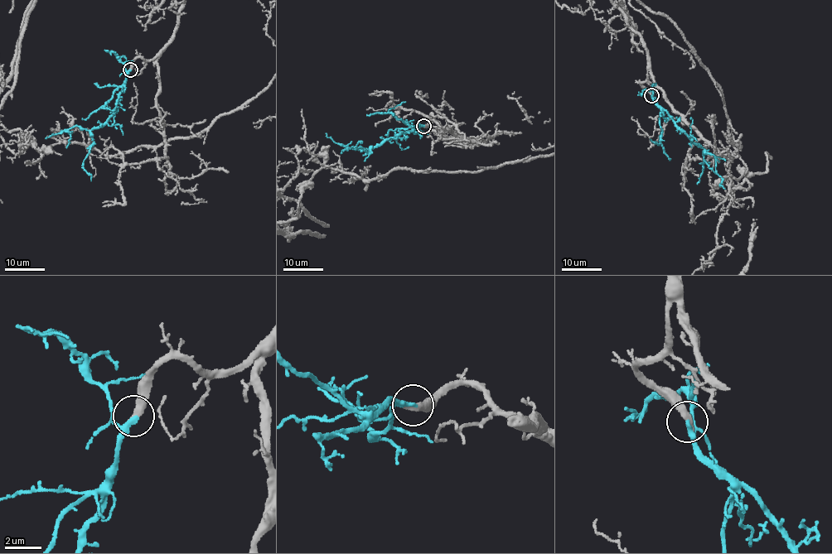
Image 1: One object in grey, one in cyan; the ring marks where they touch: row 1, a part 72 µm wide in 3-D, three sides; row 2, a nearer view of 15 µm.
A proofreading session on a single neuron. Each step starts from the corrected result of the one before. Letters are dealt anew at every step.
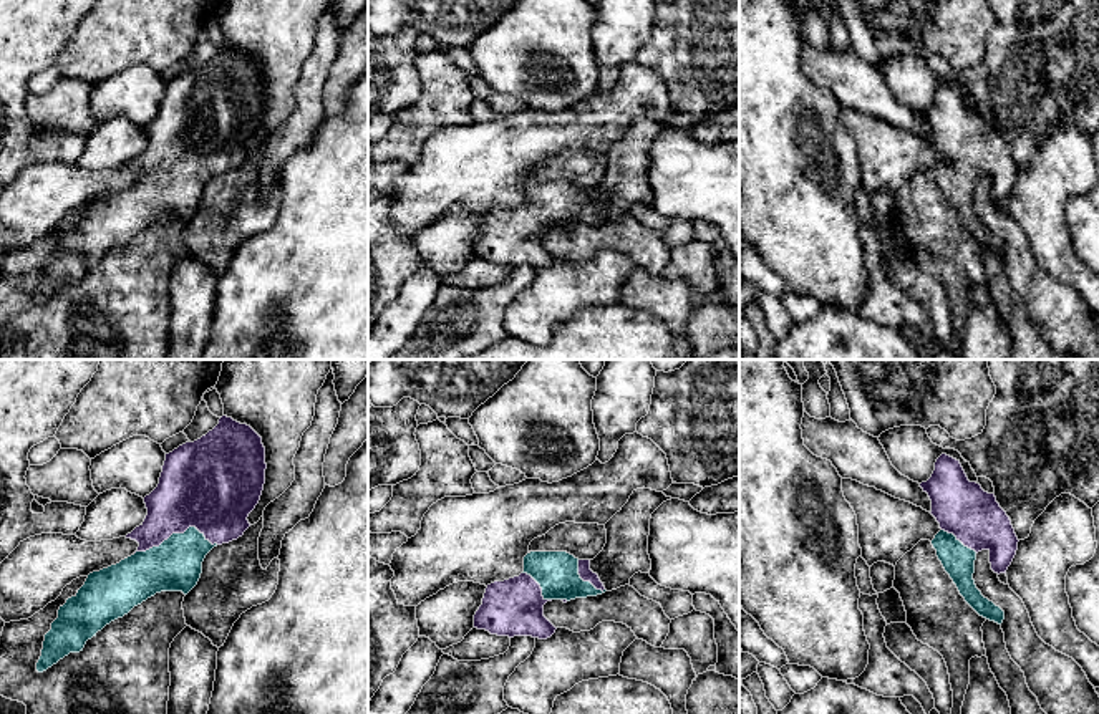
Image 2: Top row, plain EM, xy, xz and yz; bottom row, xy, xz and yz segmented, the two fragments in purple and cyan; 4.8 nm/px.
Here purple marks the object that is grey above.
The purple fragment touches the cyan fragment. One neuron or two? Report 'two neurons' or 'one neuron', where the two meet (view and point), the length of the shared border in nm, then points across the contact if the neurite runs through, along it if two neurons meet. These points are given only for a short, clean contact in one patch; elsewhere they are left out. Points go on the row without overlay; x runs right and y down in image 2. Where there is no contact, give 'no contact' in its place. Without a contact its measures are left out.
one neuron; contact xy (176, 161); length 420 nm

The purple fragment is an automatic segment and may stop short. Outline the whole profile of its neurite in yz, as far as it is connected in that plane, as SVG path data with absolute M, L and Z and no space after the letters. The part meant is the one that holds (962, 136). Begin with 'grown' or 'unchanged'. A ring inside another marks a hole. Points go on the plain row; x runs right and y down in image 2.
grown | M942 83L935 99L920 116L932 129L932 144L940 161L932 169L945 200L965 230L983 247L998 253L1005 240L976 217L973 202L976 182L990 181L995 202L1006 202L1016 179L1018 166L1009 146L980 113L970 111L960 89Z

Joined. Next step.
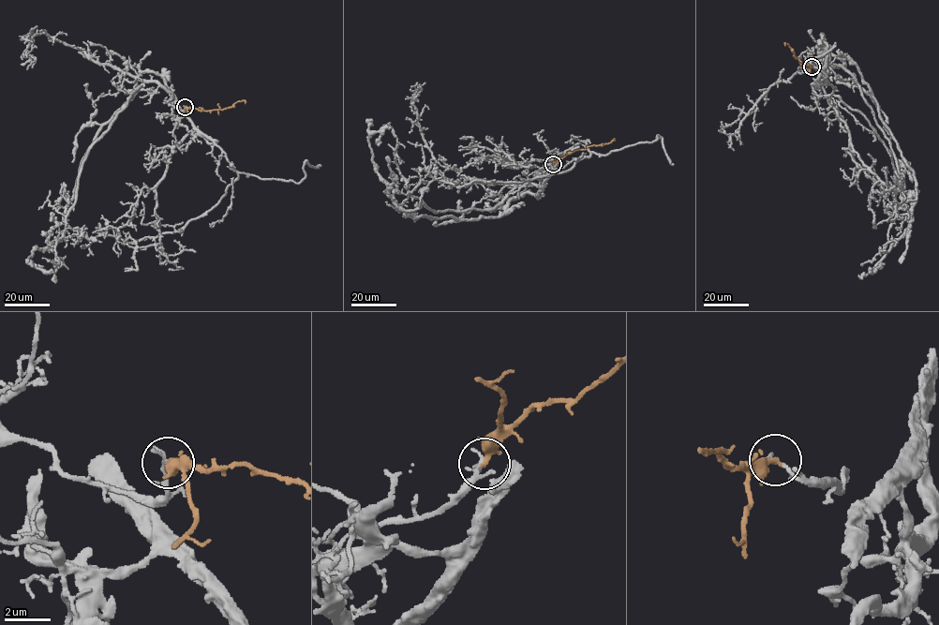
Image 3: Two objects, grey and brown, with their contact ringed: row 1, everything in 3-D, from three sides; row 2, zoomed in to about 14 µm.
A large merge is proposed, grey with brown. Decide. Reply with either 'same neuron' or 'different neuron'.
different neuron

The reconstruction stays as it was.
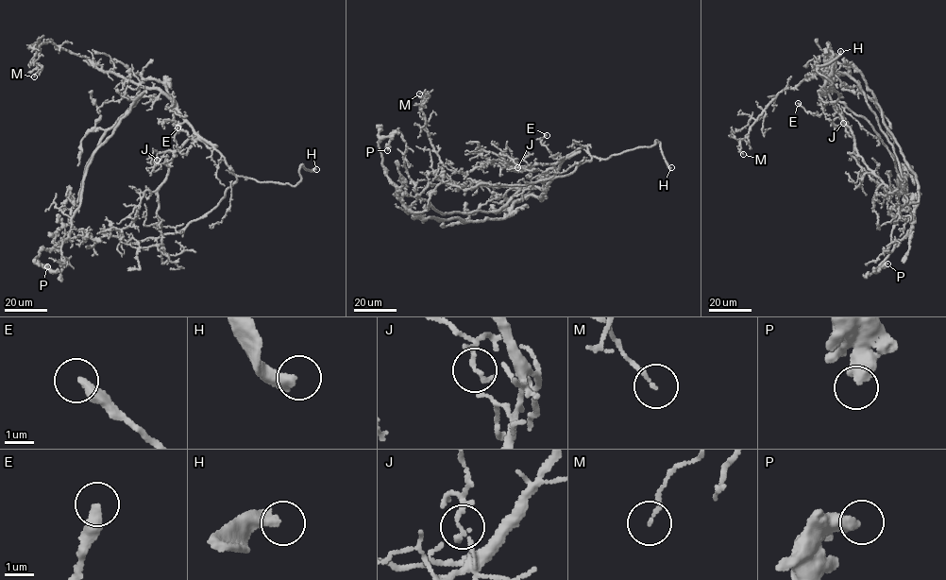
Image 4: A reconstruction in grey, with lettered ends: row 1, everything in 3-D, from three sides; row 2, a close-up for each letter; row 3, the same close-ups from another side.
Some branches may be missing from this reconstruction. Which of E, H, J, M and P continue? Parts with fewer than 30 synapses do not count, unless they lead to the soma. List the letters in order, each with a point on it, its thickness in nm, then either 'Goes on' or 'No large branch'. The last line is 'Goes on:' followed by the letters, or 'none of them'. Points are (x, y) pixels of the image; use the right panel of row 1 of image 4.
E: Place: (798, 103). Thickness 380 nm. No large branch
H: Place: (840, 51). Thickness 400 nm. Goes on
J: Place: (843, 123). Thickness 130 nm. No large branch
M: Place: (743, 154). Thickness 110 nm. No large branch
P: Place: (887, 264). Thickness 440 nm. No large branch
Goes on: H

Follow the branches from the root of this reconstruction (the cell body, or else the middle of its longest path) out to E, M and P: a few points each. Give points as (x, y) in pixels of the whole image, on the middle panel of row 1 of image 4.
E: (478, 209), (512, 188), (545, 189), (563, 159), (553, 158), (540, 144), (540, 138), (547, 135)
M: (478, 209), (514, 187), (476, 181), (462, 186), (446, 176), (421, 110), (429, 94), (425, 92), (419, 93)
P: (478, 209), (464, 222), (424, 218), (409, 211), (383, 165), (379, 143), (385, 137), (387, 150)

